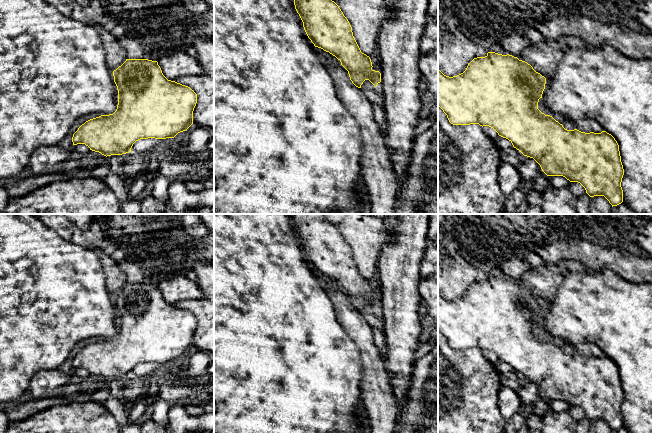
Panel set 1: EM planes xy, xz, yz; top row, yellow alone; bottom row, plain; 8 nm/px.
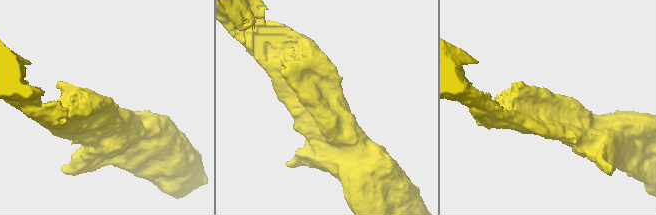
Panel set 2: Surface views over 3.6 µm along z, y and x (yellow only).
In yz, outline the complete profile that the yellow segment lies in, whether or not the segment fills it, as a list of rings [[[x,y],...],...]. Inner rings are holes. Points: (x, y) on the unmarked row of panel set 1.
[[[488,276],[485,281],[474,282],[466,294],[457,300],[446,300],[438,293],[438,330],[453,349],[479,348],[493,352],[524,380],[533,382],[547,400],[563,400],[570,406],[578,406],[590,421],[604,420],[612,431],[621,428],[624,393],[617,365],[606,355],[585,357],[577,353],[567,354],[552,340],[542,337],[538,333],[538,326],[545,308],[546,302],[527,286],[509,278]]]

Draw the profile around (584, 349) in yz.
[[[580,343],[576,346],[576,353],[585,357],[601,357],[603,354],[602,350],[596,345],[590,343]]]

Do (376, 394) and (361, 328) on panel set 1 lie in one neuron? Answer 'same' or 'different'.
same

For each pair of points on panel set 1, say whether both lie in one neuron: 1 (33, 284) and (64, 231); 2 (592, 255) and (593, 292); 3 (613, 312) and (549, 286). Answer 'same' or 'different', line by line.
1: different
2: different
3: different

